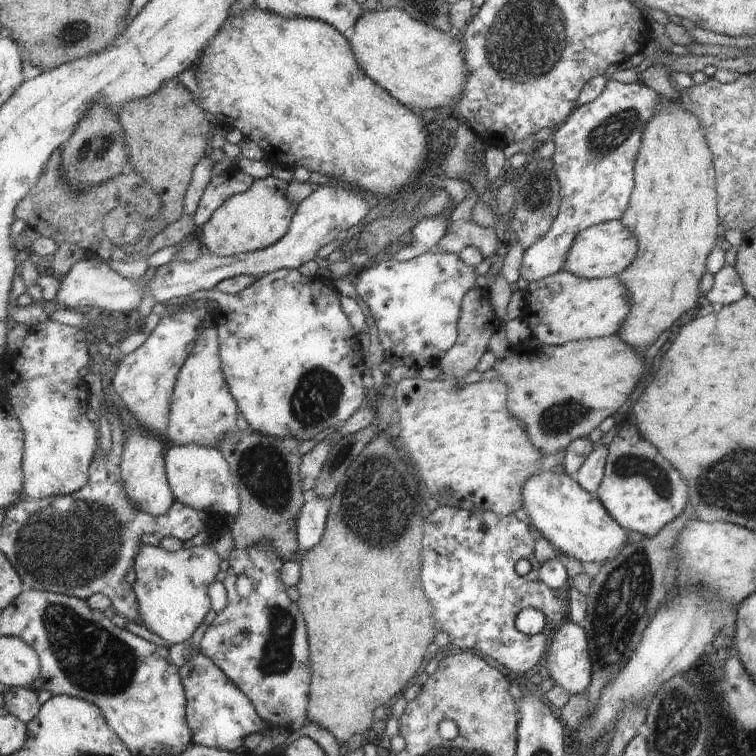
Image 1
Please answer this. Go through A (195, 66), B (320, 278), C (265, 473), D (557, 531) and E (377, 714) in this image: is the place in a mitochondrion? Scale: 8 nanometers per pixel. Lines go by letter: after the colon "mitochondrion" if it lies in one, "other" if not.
A: other
B: other
C: mitochondrion
D: other
E: other

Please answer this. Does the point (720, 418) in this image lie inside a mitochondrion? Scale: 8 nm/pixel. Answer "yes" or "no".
no

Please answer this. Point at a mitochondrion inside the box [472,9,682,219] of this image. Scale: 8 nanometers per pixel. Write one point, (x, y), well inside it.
(610, 135)

